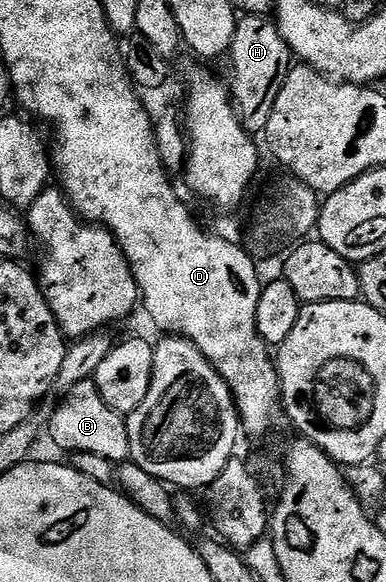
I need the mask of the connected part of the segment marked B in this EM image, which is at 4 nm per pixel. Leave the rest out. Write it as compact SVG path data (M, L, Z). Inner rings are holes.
M86 380L64 391L61 403L53 410L49 418L47 433L52 440L70 455L79 452L95 452L95 456L107 456L114 464L120 464L129 458L129 441L125 418L115 412L99 392L96 381Z

